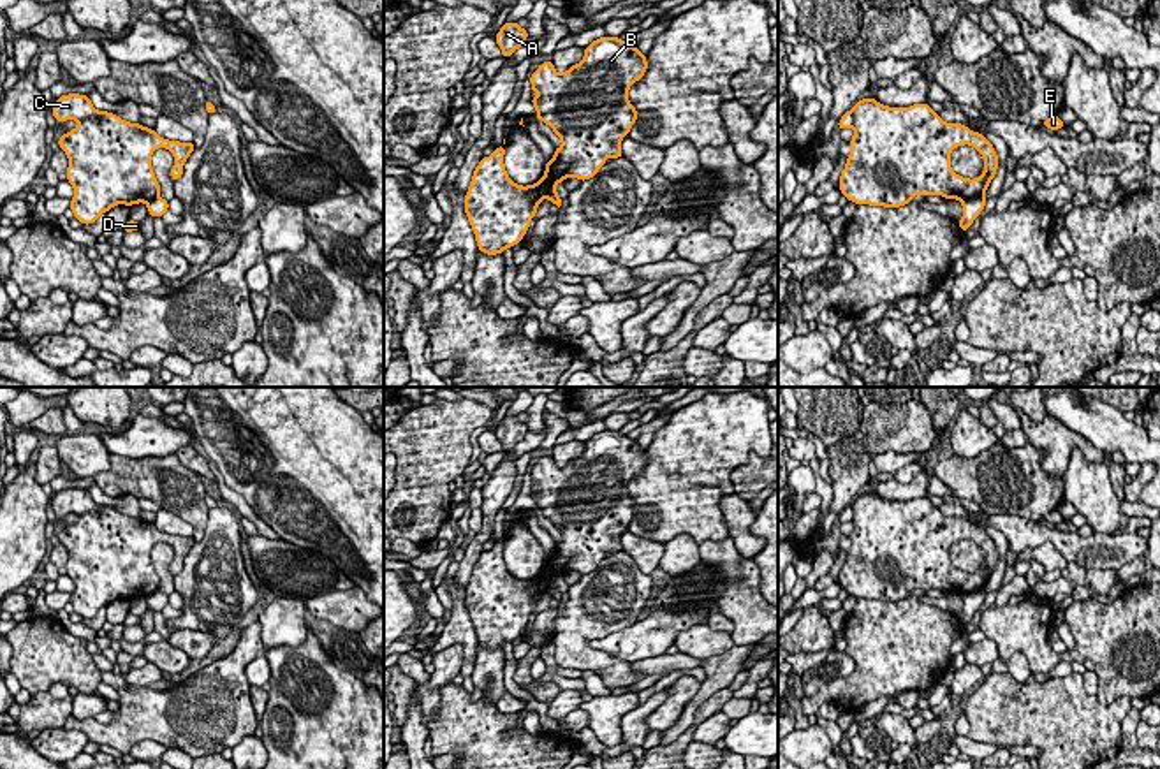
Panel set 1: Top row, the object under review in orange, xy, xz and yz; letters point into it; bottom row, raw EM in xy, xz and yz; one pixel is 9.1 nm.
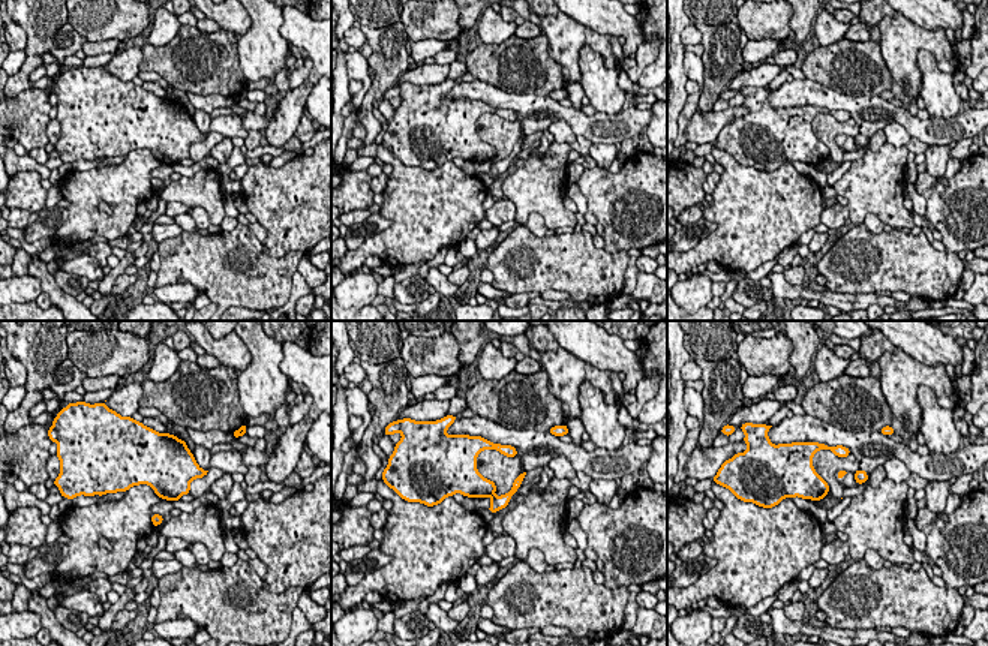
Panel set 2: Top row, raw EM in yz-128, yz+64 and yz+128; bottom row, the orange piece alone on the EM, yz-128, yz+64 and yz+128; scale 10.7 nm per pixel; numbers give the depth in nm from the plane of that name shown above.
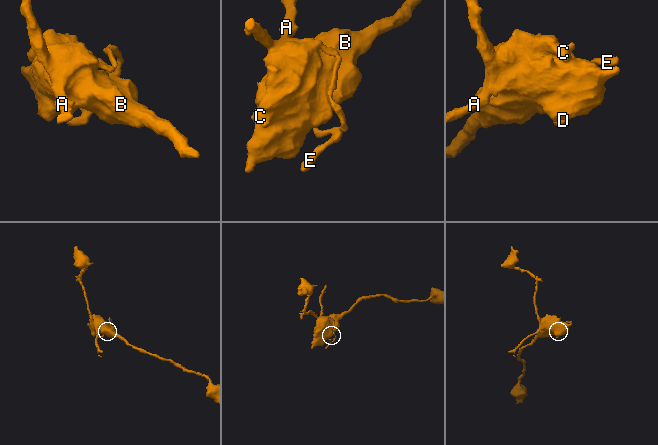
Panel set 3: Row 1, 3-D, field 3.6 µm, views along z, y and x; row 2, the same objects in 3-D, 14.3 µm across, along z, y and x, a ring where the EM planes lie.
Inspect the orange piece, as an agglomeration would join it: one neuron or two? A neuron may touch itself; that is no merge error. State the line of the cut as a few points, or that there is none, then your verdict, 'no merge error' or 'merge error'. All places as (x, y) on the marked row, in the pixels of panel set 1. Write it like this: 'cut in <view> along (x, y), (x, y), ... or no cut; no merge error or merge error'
cut in yz along (983, 192), (960, 199); merge error

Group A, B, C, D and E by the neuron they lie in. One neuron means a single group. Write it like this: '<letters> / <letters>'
A D E / B C

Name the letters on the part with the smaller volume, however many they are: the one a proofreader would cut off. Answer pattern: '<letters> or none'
A, D, E

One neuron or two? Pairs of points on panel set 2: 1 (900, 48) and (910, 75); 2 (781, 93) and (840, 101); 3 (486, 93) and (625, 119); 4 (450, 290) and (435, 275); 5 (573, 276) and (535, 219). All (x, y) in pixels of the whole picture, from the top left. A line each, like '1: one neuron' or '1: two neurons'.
1: one neuron
2: one neuron
3: one neuron
4: one neuron
5: two neurons

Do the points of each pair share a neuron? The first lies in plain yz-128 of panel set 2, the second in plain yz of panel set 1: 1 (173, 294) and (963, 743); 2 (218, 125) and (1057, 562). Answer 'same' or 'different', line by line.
1: same
2: same

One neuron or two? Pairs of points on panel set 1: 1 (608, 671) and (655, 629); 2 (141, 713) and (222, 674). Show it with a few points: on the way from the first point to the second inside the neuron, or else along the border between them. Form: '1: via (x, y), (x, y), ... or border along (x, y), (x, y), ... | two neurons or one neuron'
1: border along (636, 620), (606, 636), (590, 639), (585, 648) | two neurons
2: via (161, 713), (185, 711), (203, 694) | one neuron

